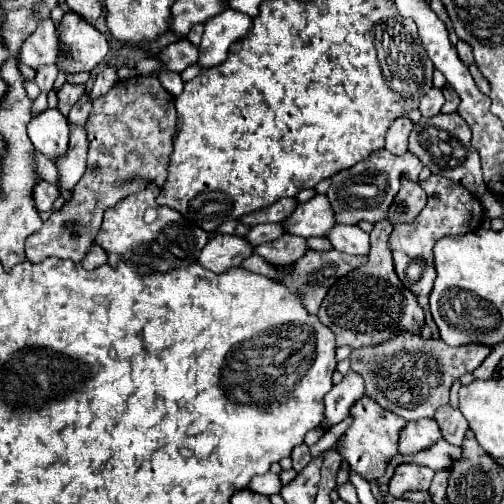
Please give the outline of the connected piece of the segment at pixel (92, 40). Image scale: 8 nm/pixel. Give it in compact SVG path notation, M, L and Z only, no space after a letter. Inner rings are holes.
M74 12L64 14L62 24L58 28L58 38L60 44L68 46L70 52L66 60L60 52L56 64L62 72L90 72L108 54L108 42L104 34Z

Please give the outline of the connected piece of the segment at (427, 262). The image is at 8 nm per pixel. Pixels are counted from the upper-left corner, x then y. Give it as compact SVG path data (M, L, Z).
M432 174L424 182L420 182L424 192L428 194L428 204L418 214L418 218L412 224L396 224L394 232L390 236L390 248L394 254L394 266L396 274L400 276L402 284L410 288L416 296L428 296L436 278L436 268L432 260L432 248L436 240L444 236L460 236L466 232L474 232L484 222L484 208L468 188L444 178Z

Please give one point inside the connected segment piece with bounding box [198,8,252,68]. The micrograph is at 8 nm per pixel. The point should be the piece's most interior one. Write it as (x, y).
(219, 32)

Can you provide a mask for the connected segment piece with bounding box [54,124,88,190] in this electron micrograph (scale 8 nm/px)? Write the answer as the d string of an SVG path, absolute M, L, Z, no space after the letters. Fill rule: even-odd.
M70 124L70 144L64 156L56 156L54 164L60 174L60 188L72 190L76 182L82 178L86 170L86 150L88 150L88 140L86 140L86 130L80 126Z

